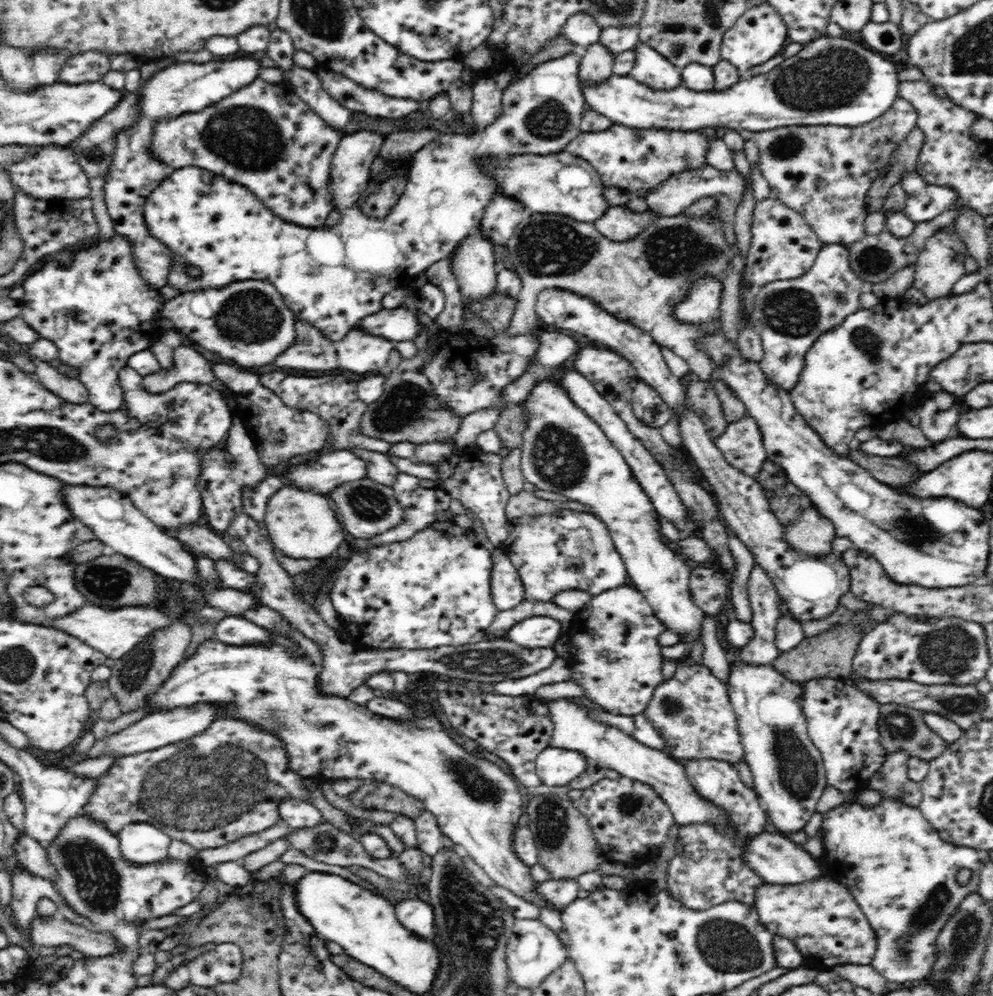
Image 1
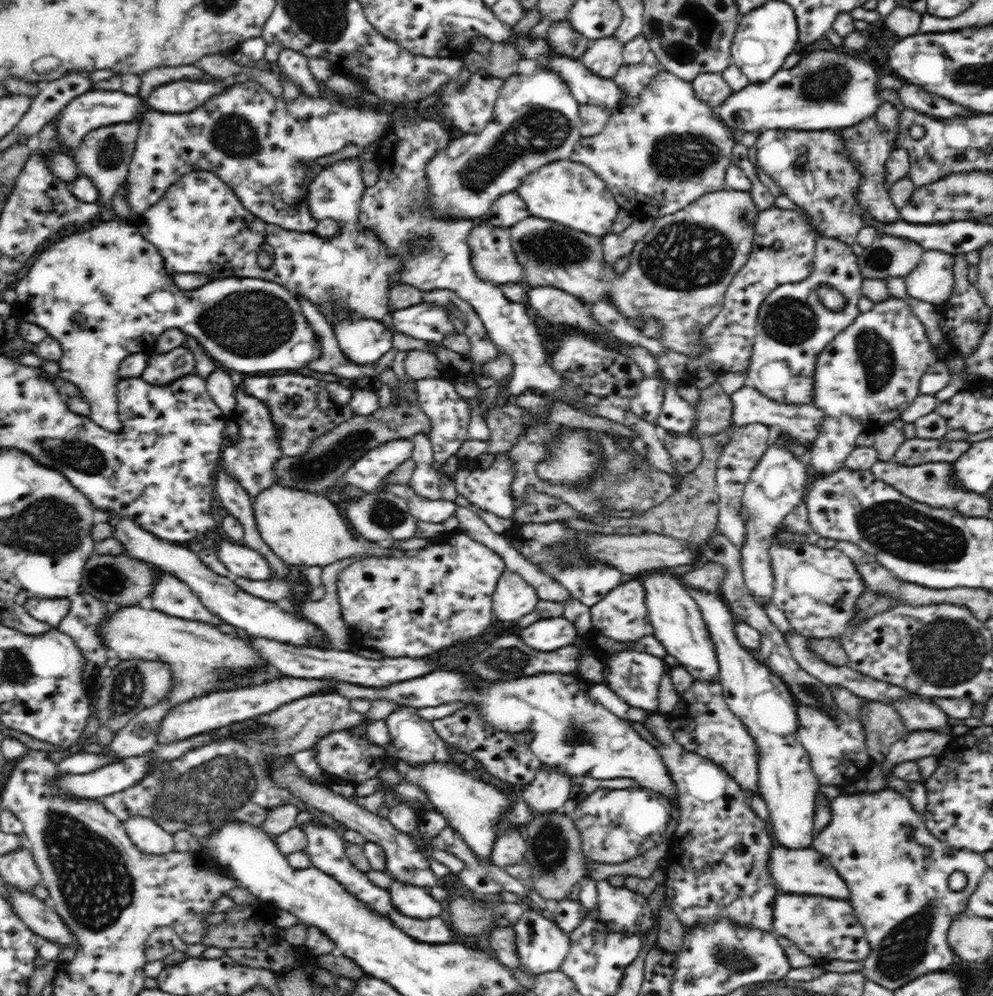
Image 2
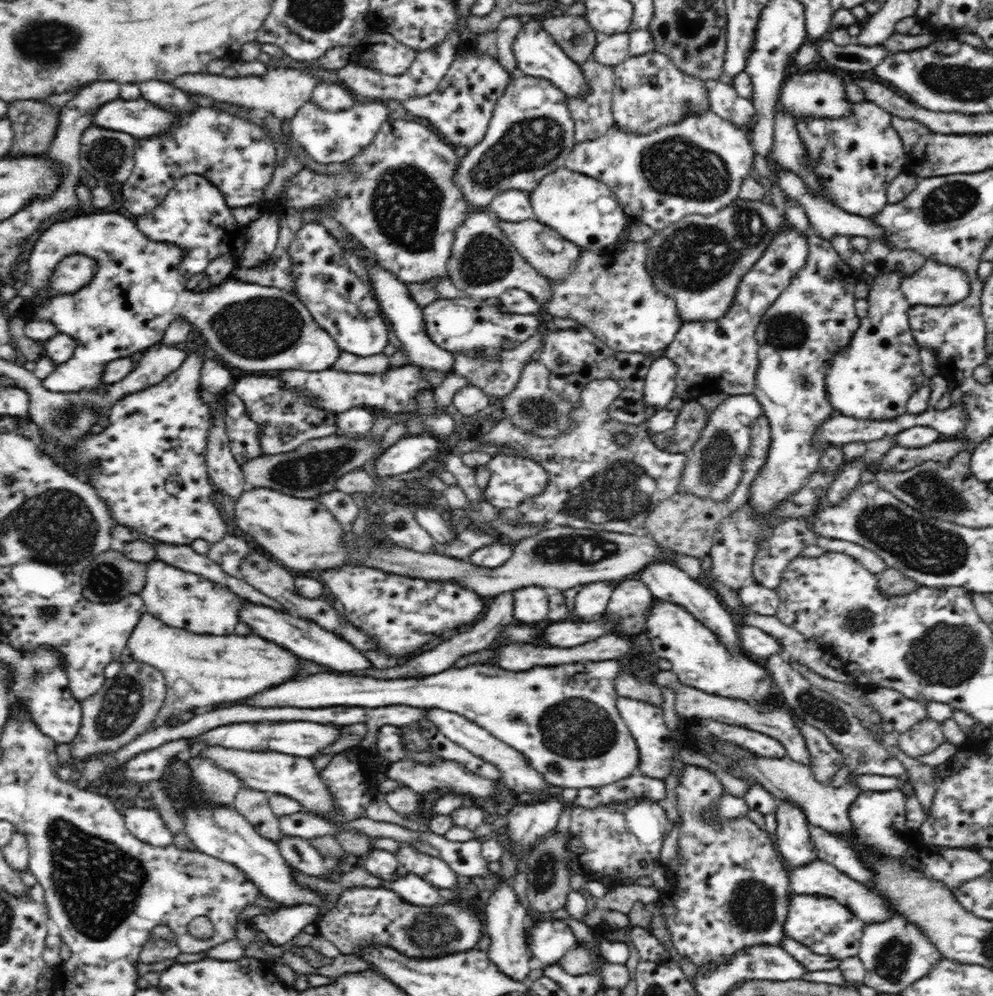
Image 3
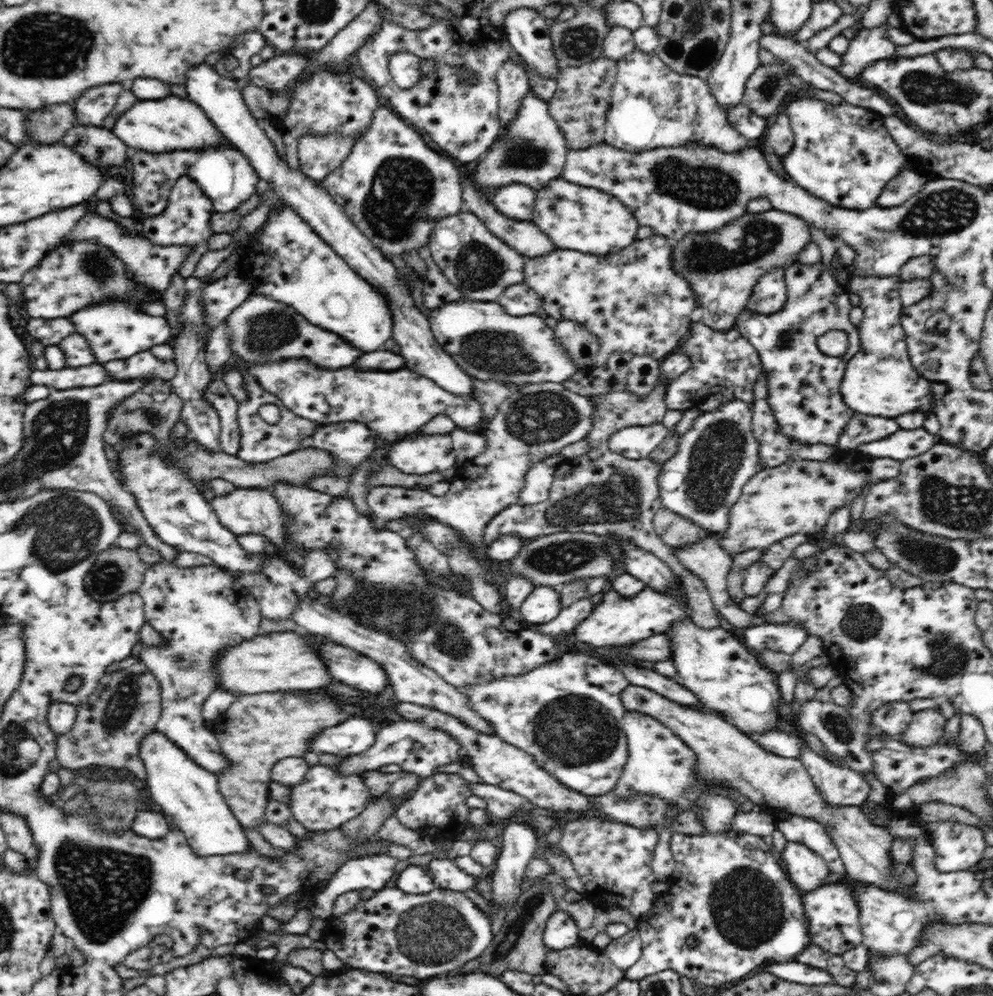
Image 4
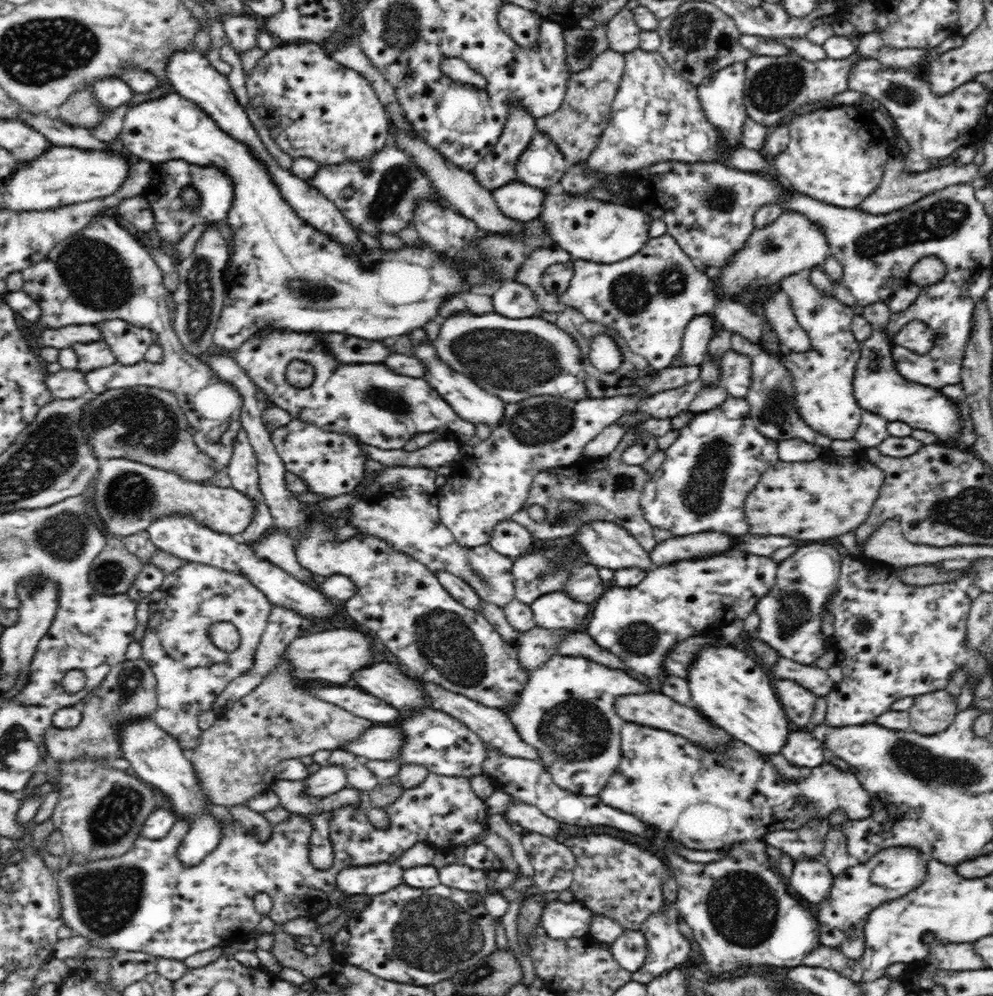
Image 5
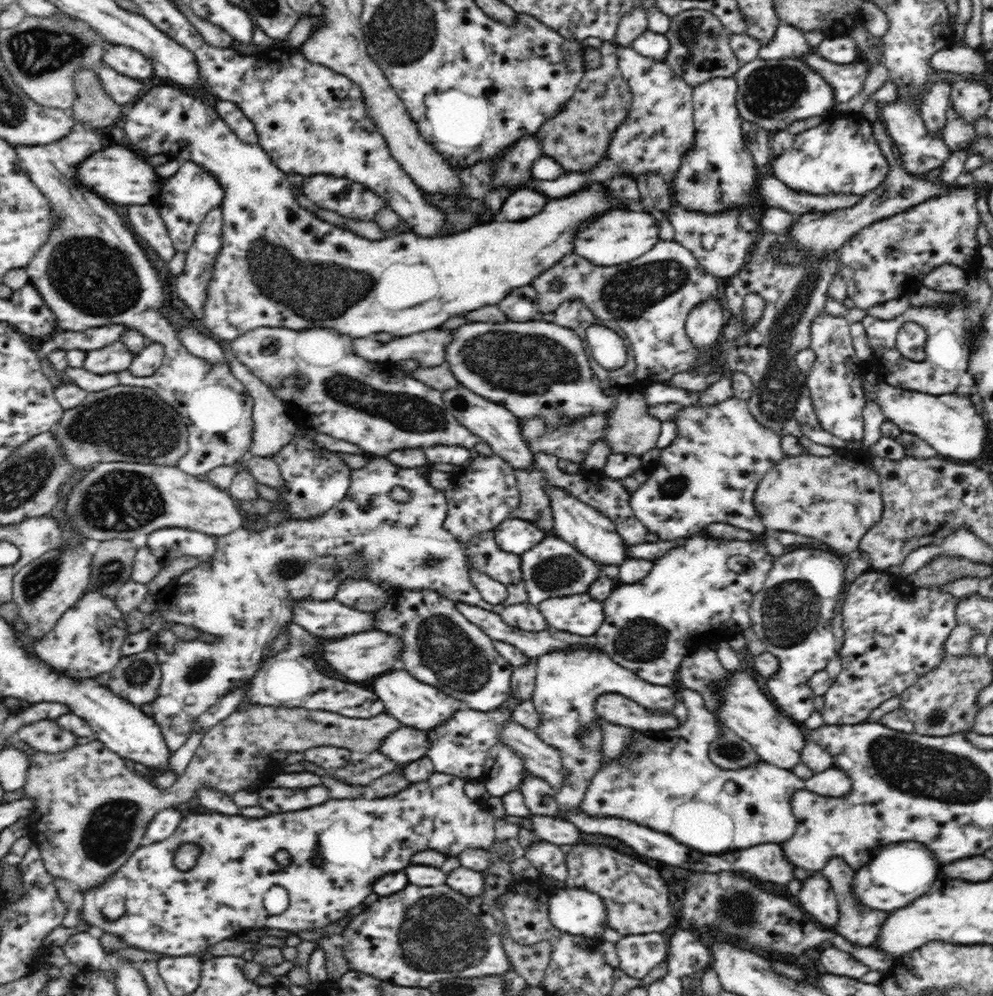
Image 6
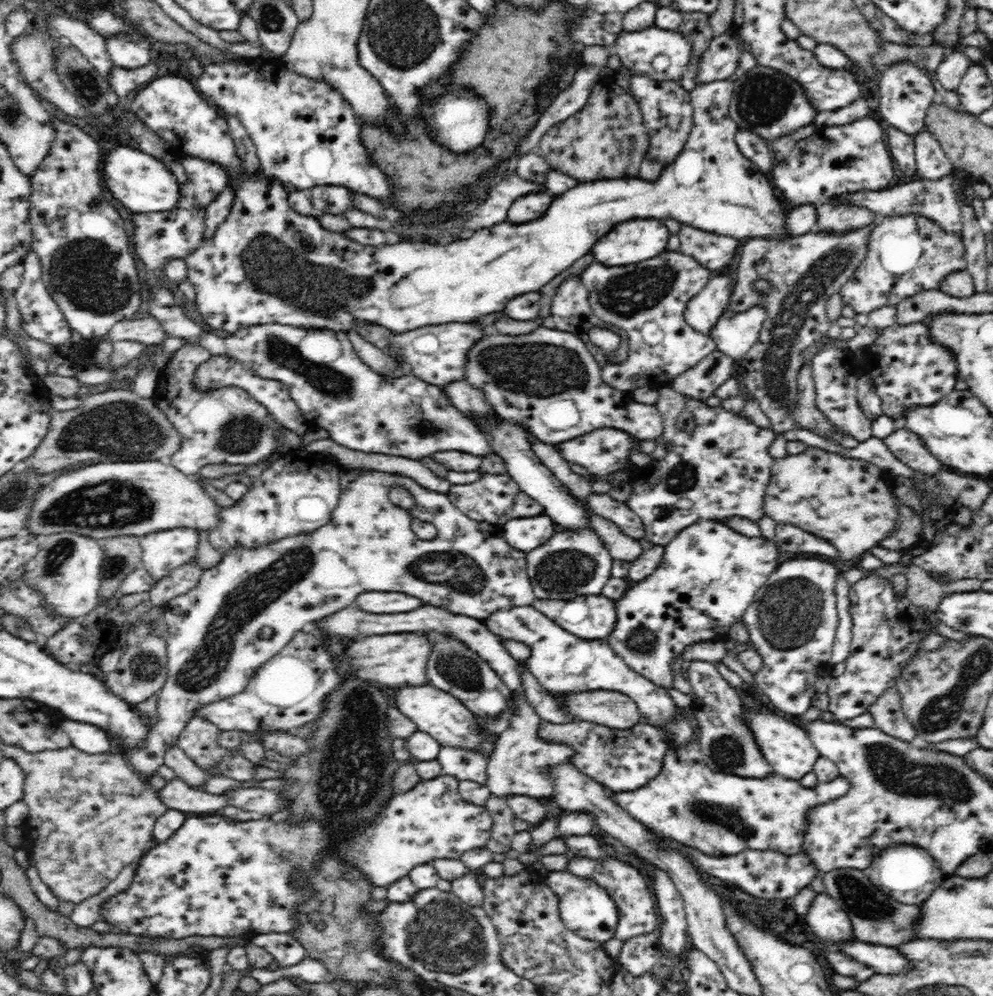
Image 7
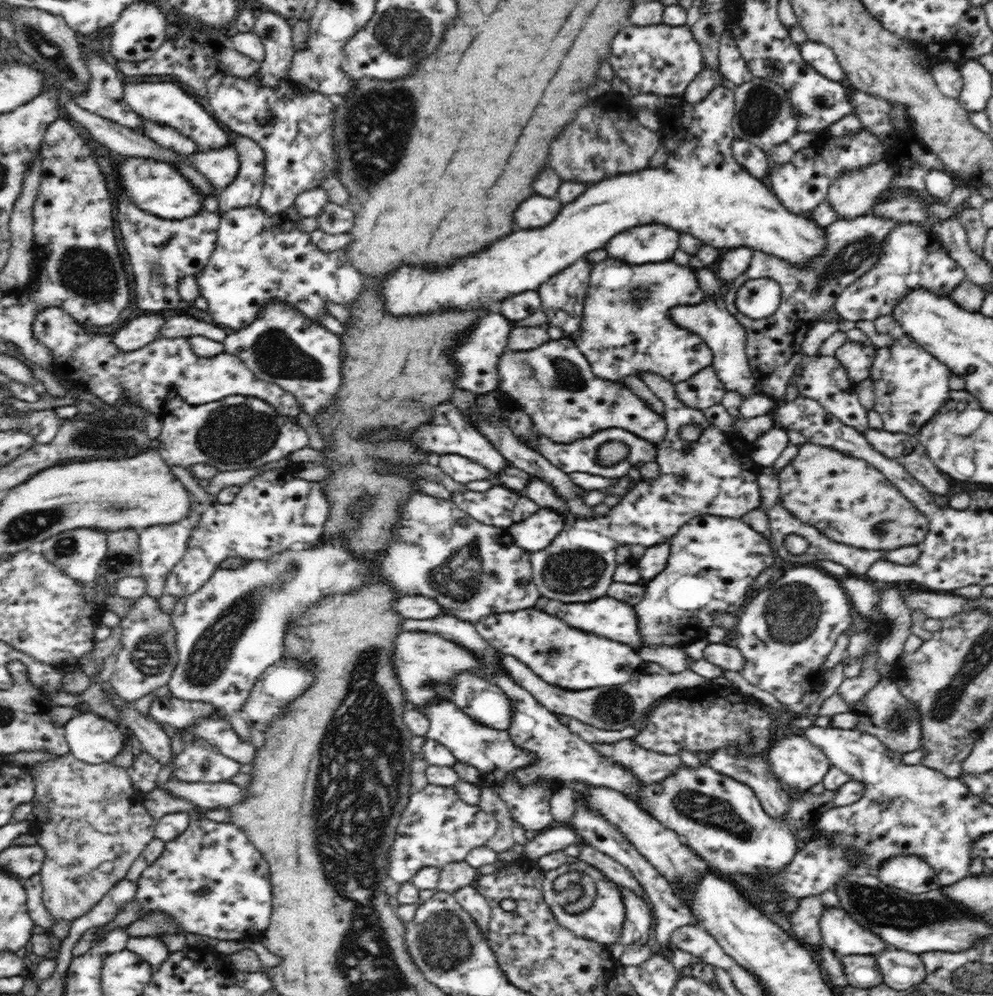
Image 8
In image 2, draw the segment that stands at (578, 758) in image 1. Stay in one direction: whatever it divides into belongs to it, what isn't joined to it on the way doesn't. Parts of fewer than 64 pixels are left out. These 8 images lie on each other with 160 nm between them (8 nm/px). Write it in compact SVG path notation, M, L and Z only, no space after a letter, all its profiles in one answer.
M540 768L526 790L521 790L516 799L523 800L535 819L538 815L561 812L569 799L572 778L556 771Z

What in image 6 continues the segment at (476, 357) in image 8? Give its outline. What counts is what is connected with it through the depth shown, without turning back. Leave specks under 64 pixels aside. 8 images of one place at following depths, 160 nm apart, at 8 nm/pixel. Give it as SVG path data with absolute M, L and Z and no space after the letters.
M439 327L430 332L418 332L406 338L394 338L392 342L378 342L372 338L354 340L356 354L370 361L398 363L398 360L416 360L420 369L434 368L447 362L447 350L451 345L455 331Z

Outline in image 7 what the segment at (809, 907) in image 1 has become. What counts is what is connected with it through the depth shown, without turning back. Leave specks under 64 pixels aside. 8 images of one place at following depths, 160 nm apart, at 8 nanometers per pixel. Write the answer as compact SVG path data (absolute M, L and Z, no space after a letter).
M909 844L896 845L883 850L872 861L867 873L874 886L892 899L902 903L906 902L906 904L918 904L930 898L932 891L944 882L942 871L932 855L920 847Z

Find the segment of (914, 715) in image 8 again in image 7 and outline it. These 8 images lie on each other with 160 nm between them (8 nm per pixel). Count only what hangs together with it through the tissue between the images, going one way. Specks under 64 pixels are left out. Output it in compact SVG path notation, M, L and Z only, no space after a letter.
M888 686L878 697L866 711L874 719L874 727L888 736L918 743L916 729L906 713L902 711L901 696L897 688Z

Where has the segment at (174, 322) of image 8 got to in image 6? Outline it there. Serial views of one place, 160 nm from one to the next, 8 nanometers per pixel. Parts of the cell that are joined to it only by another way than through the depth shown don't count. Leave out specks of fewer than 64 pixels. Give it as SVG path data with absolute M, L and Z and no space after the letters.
M106 325L83 331L59 331L52 338L36 348L38 359L44 360L52 350L100 350L113 342L120 341L130 327L126 325Z

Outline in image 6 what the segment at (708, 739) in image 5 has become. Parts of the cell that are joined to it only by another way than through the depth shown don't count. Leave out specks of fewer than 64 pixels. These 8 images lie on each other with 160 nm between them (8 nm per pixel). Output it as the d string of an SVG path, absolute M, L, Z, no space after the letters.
M600 694L594 714L615 725L638 731L659 731L678 727L673 713L656 715L621 694Z

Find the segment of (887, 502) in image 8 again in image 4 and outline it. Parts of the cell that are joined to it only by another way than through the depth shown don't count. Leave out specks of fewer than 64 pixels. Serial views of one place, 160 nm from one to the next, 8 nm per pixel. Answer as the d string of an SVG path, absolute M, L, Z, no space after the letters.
M875 458L872 459L870 474L866 474L862 470L854 470L846 462L836 462L836 460L802 461L792 459L781 466L766 467L750 478L749 482L746 482L740 499L731 508L729 529L725 534L718 536L720 546L734 557L743 552L742 550L768 548L775 542L795 534L802 533L808 537L816 534L823 530L835 510L840 507L851 507L855 499L863 493L867 493L876 482L894 478L899 473L900 464L900 461L890 458Z

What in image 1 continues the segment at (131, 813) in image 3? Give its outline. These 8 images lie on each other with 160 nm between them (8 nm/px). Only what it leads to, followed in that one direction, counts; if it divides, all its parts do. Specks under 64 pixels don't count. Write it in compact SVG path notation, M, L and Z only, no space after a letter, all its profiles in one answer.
M132 821L117 835L123 857L134 864L152 864L168 857L172 838L146 821Z

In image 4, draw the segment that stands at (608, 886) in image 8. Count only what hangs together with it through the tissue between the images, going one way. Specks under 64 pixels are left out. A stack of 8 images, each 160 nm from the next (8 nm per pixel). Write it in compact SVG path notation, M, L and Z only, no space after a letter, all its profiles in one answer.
M557 910L548 918L543 940L546 949L563 950L579 943L580 928L572 915L566 911Z

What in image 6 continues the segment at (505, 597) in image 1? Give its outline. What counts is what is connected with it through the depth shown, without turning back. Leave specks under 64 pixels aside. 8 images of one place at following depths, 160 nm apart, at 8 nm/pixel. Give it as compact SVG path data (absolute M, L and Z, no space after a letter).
M588 592L560 598L547 598L537 604L551 629L558 629L579 637L594 638L604 622L603 602Z

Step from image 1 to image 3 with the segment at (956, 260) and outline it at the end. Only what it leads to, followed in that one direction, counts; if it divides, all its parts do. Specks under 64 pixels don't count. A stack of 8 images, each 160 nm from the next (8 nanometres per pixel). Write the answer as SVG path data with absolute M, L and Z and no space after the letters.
M926 259L920 270L903 277L901 289L911 305L950 306L964 300L971 286L963 270Z

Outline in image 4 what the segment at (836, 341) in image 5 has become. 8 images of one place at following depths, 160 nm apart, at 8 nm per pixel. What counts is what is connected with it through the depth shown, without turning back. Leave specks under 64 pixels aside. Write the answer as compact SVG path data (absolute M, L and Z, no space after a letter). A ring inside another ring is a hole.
M654 234L650 238L636 239L625 249L601 257L557 248L536 258L524 259L522 282L538 293L542 310L556 321L579 322L600 338L599 351L594 359L596 367L604 368L608 356L616 350L648 354L654 360L662 361L688 336L693 322L690 314L699 307L690 283L673 269L673 241L666 236ZM796 262L785 270L784 280L788 298L782 310L765 315L752 312L745 307L738 314L734 328L758 351L763 370L767 373L769 388L767 399L780 431L786 437L798 439L798 443L804 445L838 446L844 430L848 428L848 423L855 415L855 412L844 402L841 382L848 361L861 349L859 330L849 319L850 311L853 309L849 299L850 290L848 287L838 285L822 263L808 266ZM830 330L843 330L847 334L849 347L841 357L828 356L816 345L816 338L820 338Z

